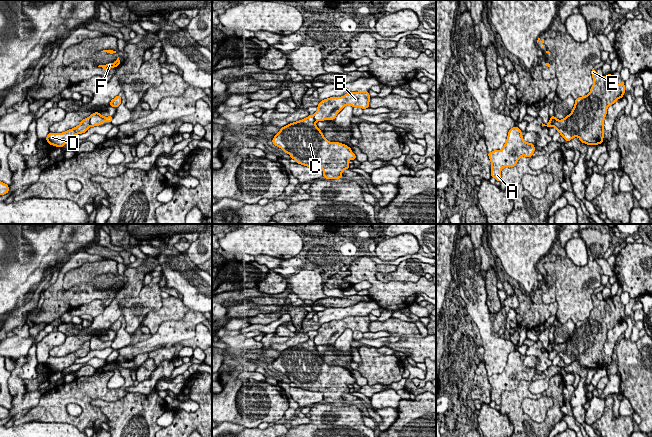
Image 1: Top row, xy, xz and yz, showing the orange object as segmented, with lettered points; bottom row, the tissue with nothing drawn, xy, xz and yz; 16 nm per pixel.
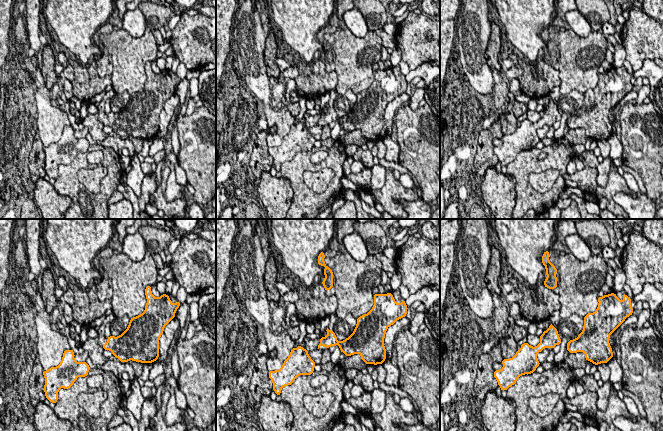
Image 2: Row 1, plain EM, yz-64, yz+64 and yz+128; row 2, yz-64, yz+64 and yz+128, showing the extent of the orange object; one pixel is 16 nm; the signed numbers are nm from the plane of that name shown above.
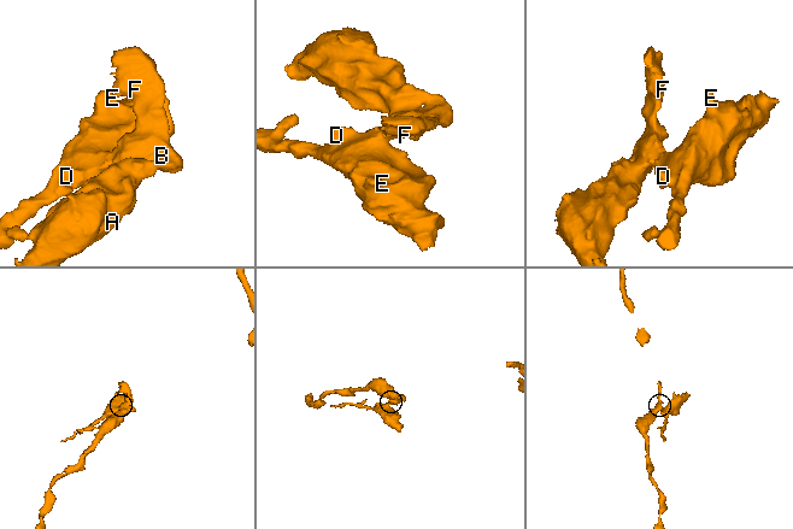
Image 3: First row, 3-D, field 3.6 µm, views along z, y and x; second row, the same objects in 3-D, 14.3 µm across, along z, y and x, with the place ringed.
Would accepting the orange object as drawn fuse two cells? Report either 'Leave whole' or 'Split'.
Split

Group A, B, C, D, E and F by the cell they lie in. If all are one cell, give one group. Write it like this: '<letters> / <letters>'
A B F / C D E

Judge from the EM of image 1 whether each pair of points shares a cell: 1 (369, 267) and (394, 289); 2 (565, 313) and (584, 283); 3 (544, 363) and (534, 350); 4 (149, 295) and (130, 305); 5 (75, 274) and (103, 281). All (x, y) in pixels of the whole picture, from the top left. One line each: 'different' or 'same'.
1: same
2: same
3: same
4: same
5: different

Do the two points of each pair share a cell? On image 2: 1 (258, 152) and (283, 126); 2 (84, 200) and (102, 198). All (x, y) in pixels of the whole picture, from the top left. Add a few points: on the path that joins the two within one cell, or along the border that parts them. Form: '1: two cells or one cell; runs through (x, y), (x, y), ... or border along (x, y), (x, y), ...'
1: two cells; border along (266, 129), (266, 143), (269, 146)
2: one cell; runs through (88, 200), (98, 200)

